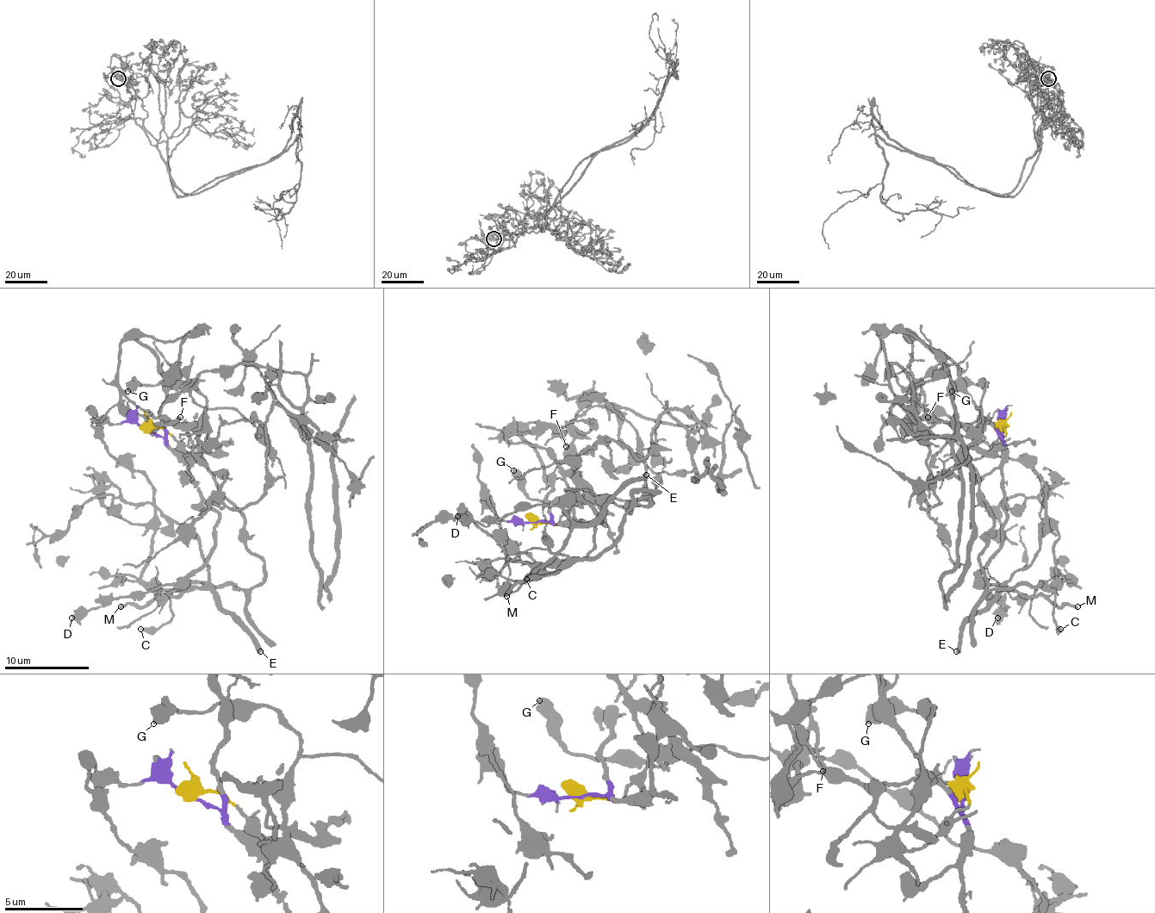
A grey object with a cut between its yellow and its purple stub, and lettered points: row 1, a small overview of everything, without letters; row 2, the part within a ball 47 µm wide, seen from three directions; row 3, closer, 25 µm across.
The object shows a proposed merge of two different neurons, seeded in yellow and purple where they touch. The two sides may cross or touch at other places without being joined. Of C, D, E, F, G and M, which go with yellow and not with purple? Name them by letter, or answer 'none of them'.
C, G

